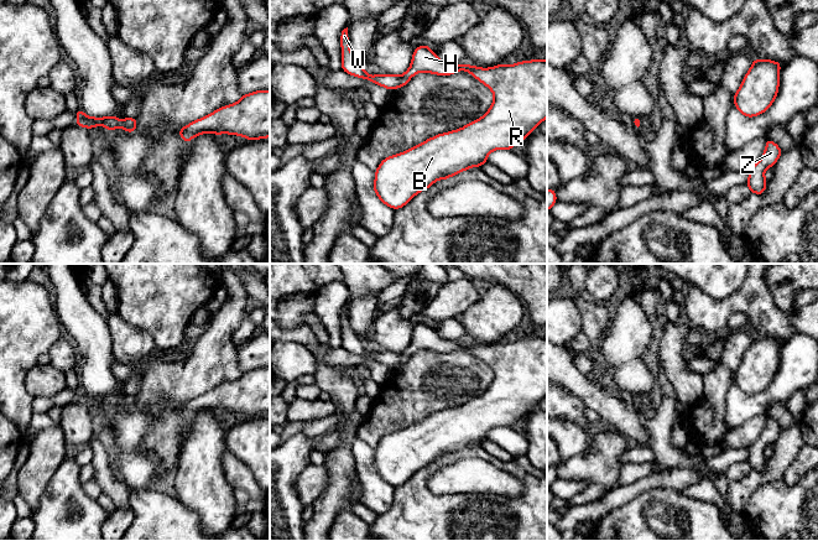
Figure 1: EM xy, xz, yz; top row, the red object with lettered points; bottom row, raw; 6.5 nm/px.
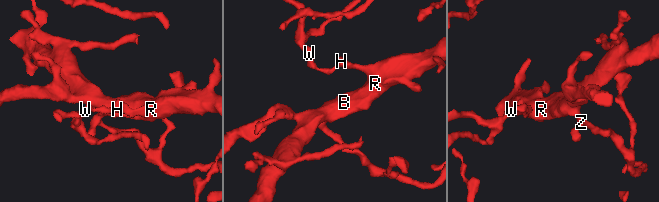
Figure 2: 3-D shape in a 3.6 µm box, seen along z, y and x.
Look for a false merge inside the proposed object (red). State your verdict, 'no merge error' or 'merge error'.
no merge error

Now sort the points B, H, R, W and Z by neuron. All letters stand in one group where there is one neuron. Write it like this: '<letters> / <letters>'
B H R W Z

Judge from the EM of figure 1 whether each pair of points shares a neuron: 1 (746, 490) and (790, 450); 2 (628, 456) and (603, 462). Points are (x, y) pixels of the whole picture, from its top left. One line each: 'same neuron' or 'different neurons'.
1: same neuron
2: different neurons

